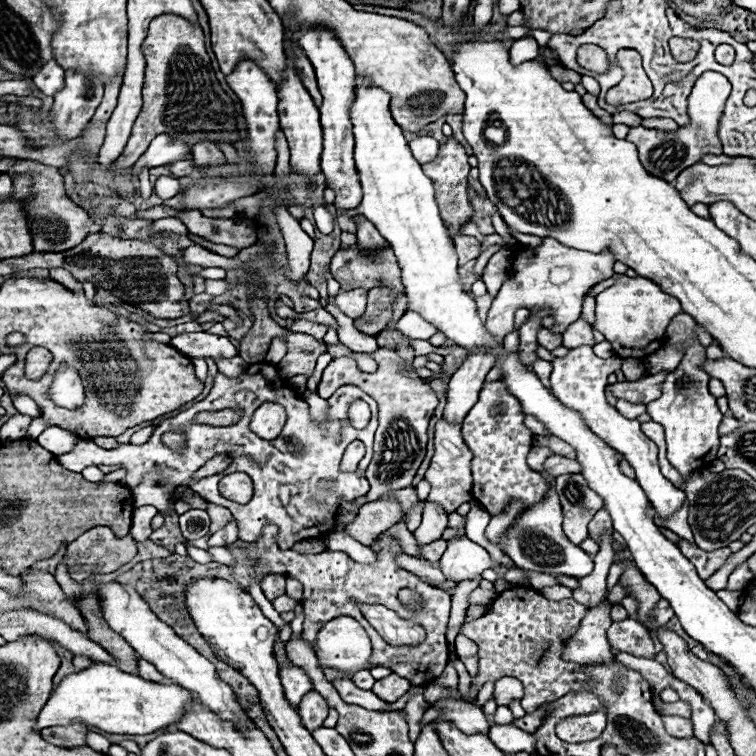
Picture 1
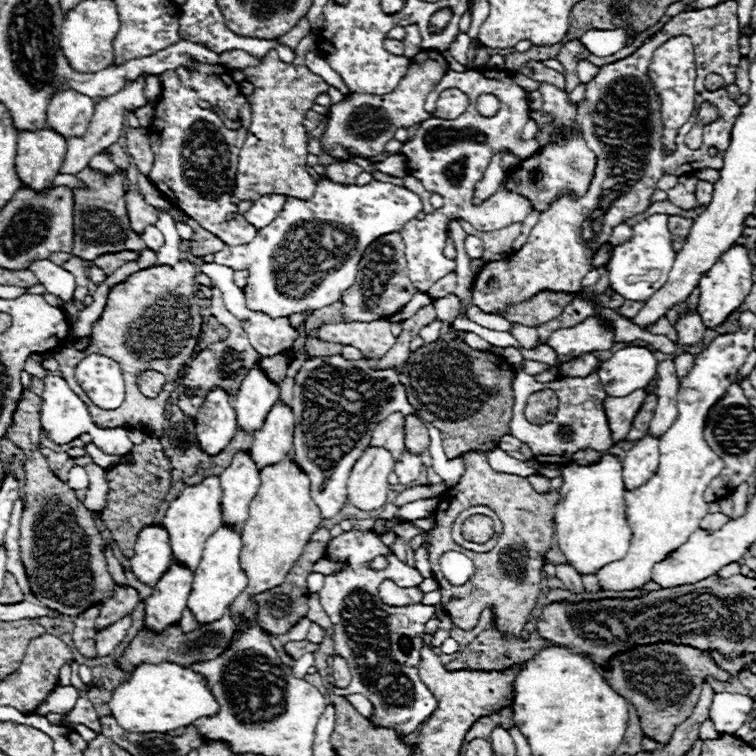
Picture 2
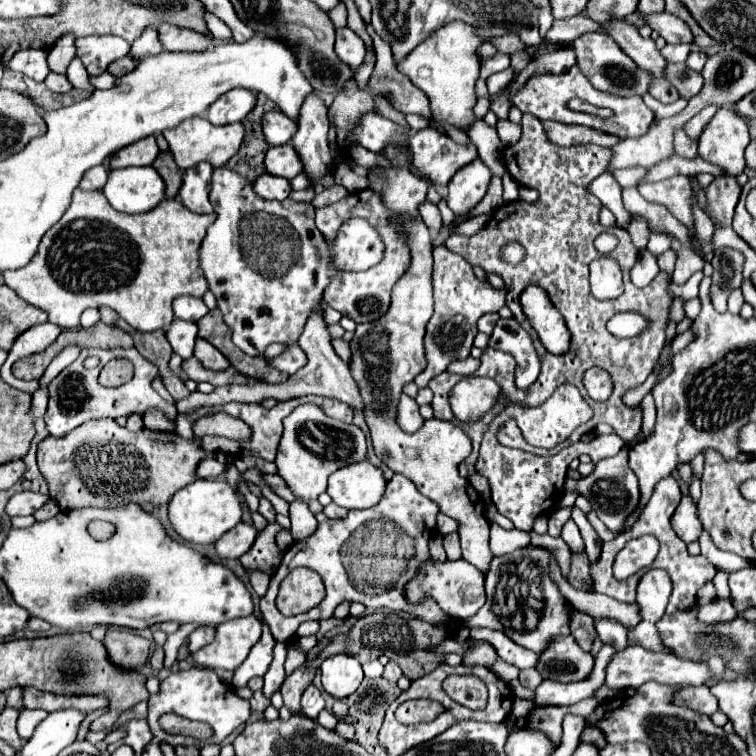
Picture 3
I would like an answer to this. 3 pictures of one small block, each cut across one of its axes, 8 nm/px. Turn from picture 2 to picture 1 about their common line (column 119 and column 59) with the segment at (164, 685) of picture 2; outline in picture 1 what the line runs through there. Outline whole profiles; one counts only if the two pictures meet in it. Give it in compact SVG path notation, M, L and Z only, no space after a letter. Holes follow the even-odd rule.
M92 664L86 670L66 676L52 692L52 698L40 710L34 730L40 732L52 724L86 722L110 734L144 736L158 730L168 730L184 716L192 694L178 684L160 684L144 680L138 674L128 674L110 664Z

